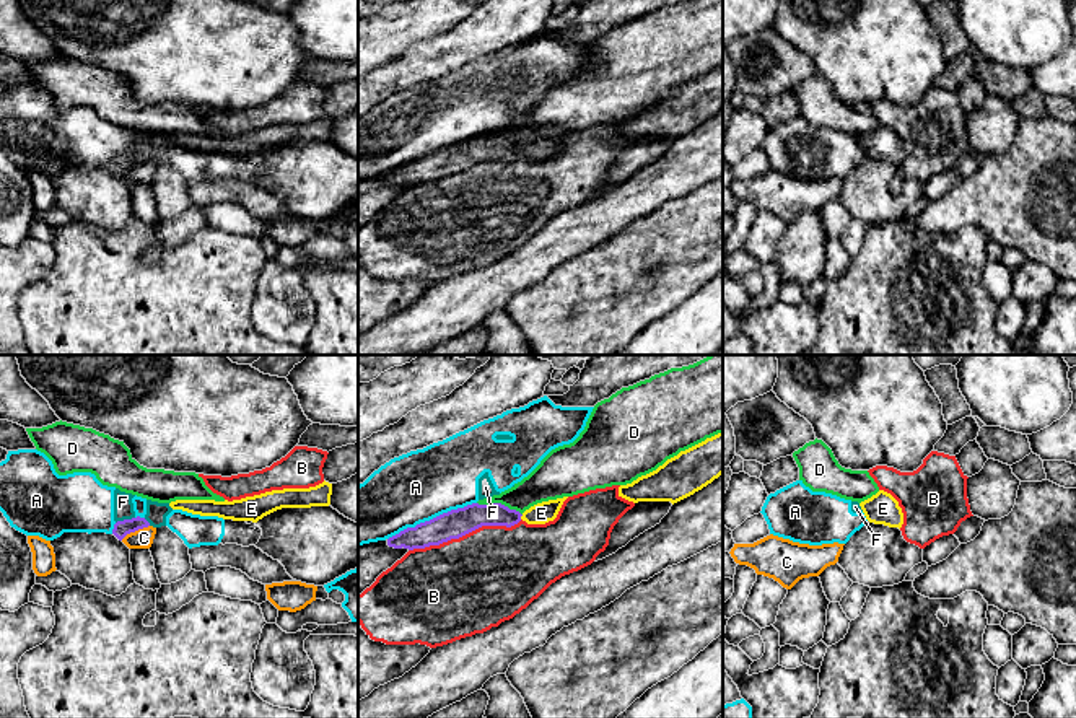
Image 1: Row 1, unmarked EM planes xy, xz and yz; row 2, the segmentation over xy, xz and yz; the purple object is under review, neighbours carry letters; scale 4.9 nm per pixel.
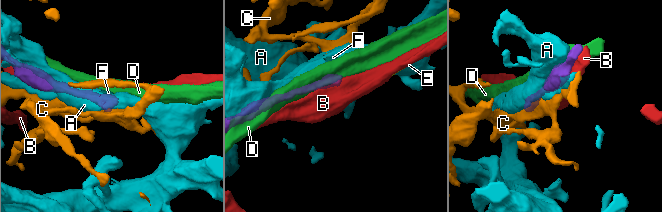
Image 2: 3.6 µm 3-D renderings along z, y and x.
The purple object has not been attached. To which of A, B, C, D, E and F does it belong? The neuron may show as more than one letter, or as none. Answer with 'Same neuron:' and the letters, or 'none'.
Same neuron: E

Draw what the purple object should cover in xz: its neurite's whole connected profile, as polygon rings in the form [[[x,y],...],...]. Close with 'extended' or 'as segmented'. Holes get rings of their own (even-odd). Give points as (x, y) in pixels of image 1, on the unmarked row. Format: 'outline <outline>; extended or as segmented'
outline [[[568,132],[537,138],[523,150],[510,145],[501,138],[479,140],[472,138],[464,143],[451,145],[415,163],[407,163],[387,174],[387,181],[394,184],[425,184],[440,181],[451,174],[459,174],[482,161],[511,163],[521,155],[527,160],[545,160],[553,156]]]; extended

